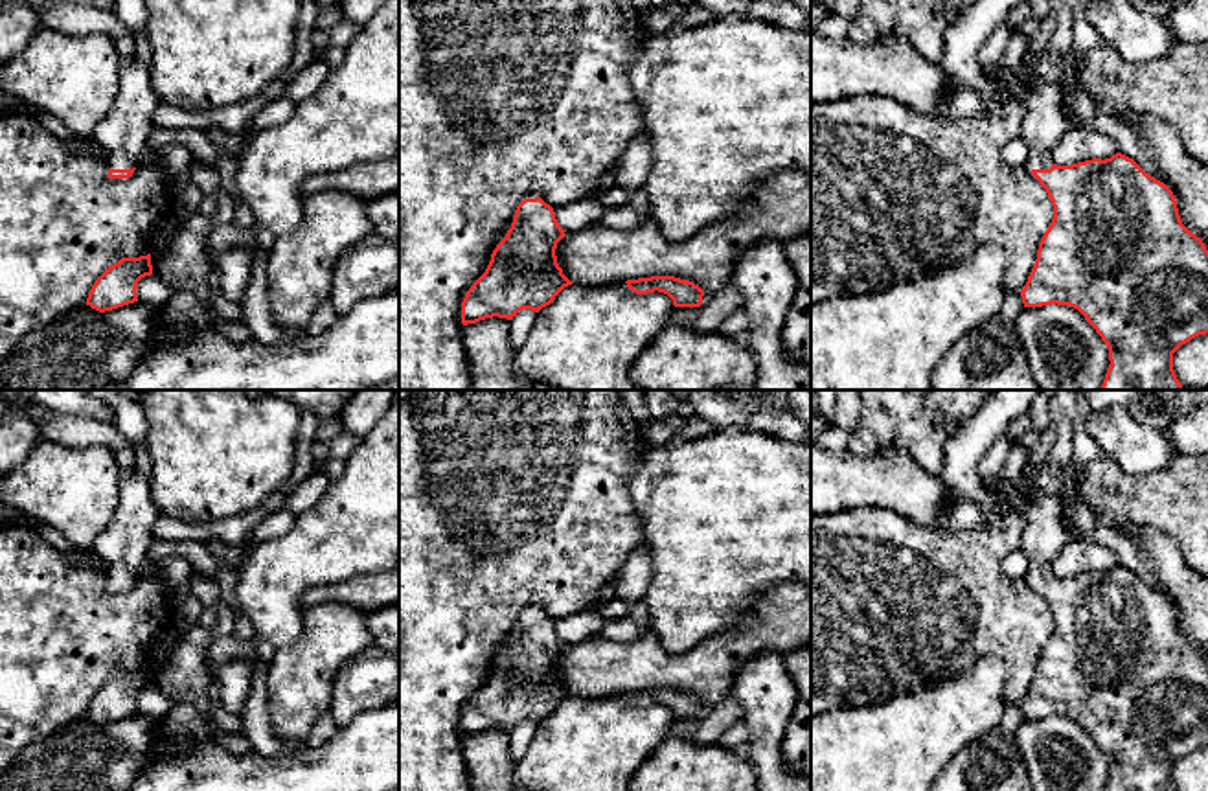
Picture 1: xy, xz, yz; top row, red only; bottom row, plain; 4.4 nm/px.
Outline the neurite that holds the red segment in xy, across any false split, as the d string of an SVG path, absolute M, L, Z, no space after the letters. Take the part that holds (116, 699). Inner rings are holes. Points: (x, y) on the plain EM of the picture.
M151 666L121 670L92 697L86 717L105 725L138 714L138 694L153 686Z

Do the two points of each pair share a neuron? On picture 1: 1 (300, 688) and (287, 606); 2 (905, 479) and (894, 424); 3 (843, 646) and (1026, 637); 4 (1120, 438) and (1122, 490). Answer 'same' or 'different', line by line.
1: different
2: different
3: same
4: different

